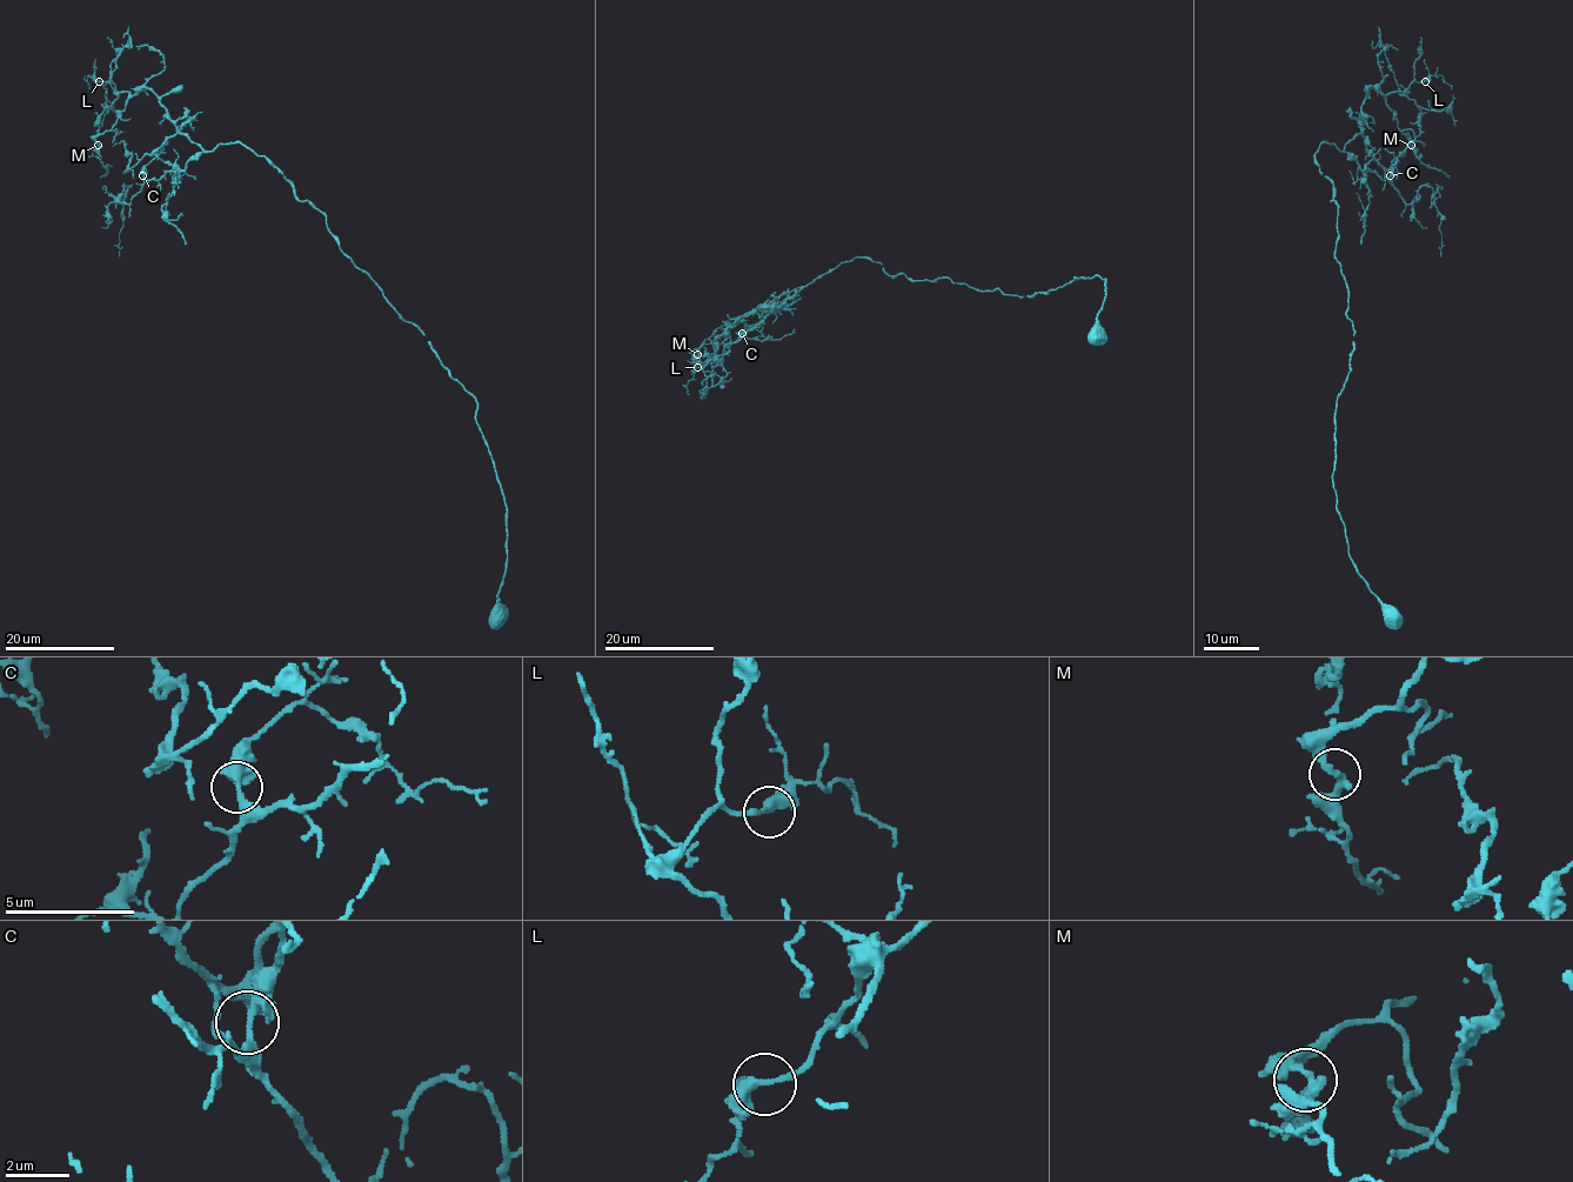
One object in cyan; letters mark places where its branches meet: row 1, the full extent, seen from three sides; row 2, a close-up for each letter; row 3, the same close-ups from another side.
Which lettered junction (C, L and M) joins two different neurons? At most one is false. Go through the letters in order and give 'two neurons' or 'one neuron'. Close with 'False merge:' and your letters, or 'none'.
C: one neuron
L: one neuron
M: one neuron
False merge: none

